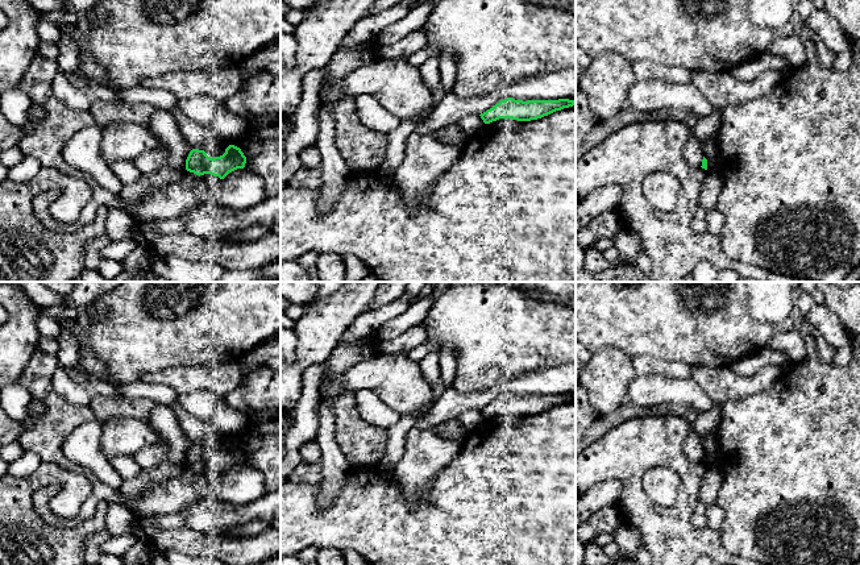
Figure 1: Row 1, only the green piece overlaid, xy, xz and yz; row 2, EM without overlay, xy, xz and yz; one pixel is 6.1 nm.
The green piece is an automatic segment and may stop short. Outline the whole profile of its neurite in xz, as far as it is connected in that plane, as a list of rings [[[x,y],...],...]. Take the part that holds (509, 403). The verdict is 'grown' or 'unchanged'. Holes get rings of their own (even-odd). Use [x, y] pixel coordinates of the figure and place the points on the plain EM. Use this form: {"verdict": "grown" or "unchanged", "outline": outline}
{"verdict": "unchanged", "outline": [[[507,392],[479,411],[485,419],[490,419],[499,414],[531,416],[573,400],[576,400],[576,395],[569,394],[523,396]]]}

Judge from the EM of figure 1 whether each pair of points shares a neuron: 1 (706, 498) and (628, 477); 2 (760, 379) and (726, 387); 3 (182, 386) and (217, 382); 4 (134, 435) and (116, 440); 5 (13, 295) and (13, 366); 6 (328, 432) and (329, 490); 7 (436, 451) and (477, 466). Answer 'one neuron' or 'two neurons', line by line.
1: two neurons
2: one neuron
3: one neuron
4: one neuron
5: one neuron
6: one neuron
7: two neurons

